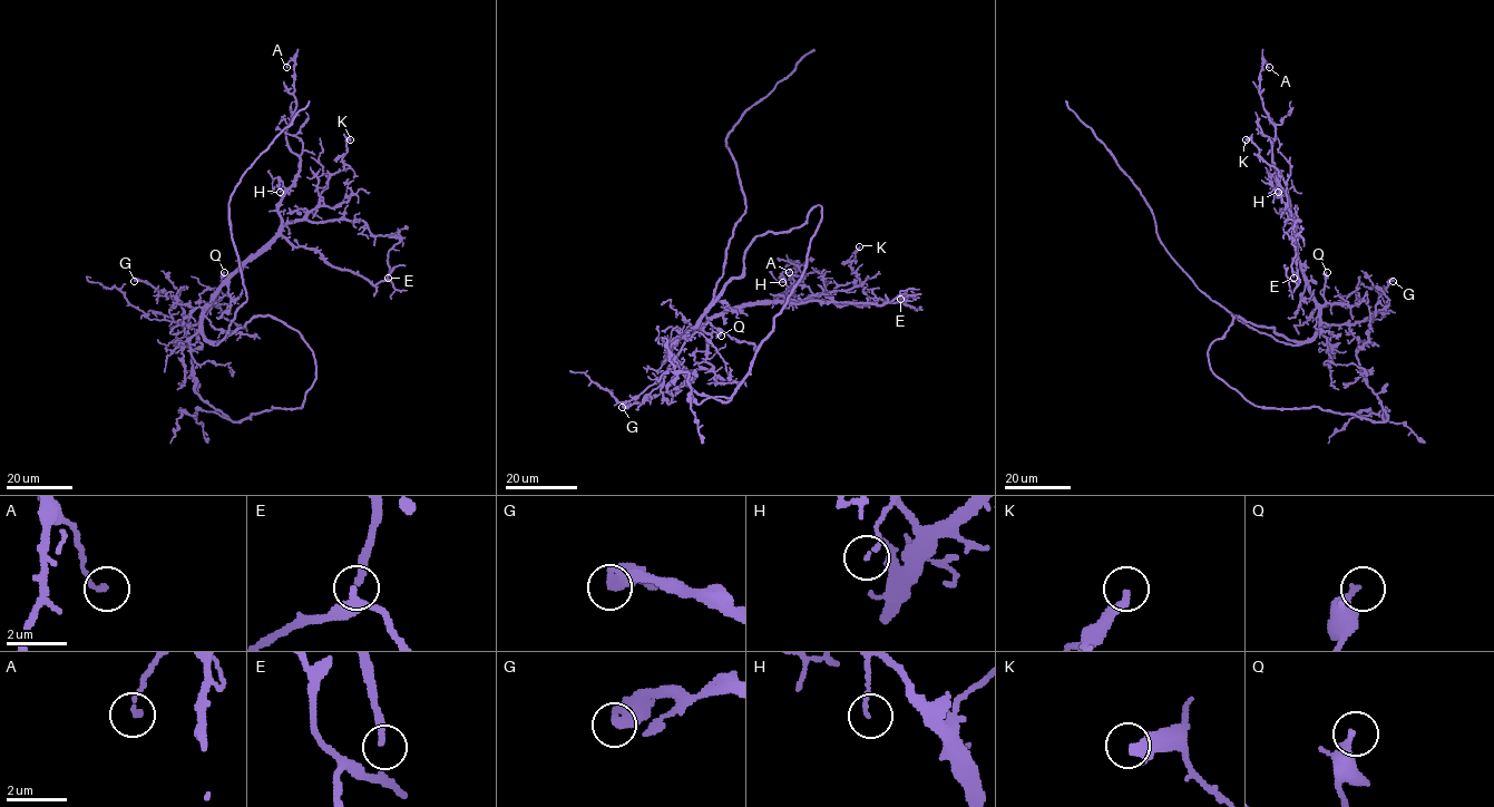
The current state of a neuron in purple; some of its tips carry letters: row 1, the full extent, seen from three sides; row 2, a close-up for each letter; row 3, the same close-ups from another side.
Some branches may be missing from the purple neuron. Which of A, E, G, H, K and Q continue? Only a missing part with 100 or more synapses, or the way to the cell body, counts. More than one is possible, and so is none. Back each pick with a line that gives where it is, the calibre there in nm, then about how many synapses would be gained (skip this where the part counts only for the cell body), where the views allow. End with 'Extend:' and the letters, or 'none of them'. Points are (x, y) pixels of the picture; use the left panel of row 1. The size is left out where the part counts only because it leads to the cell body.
Extend: none of them

